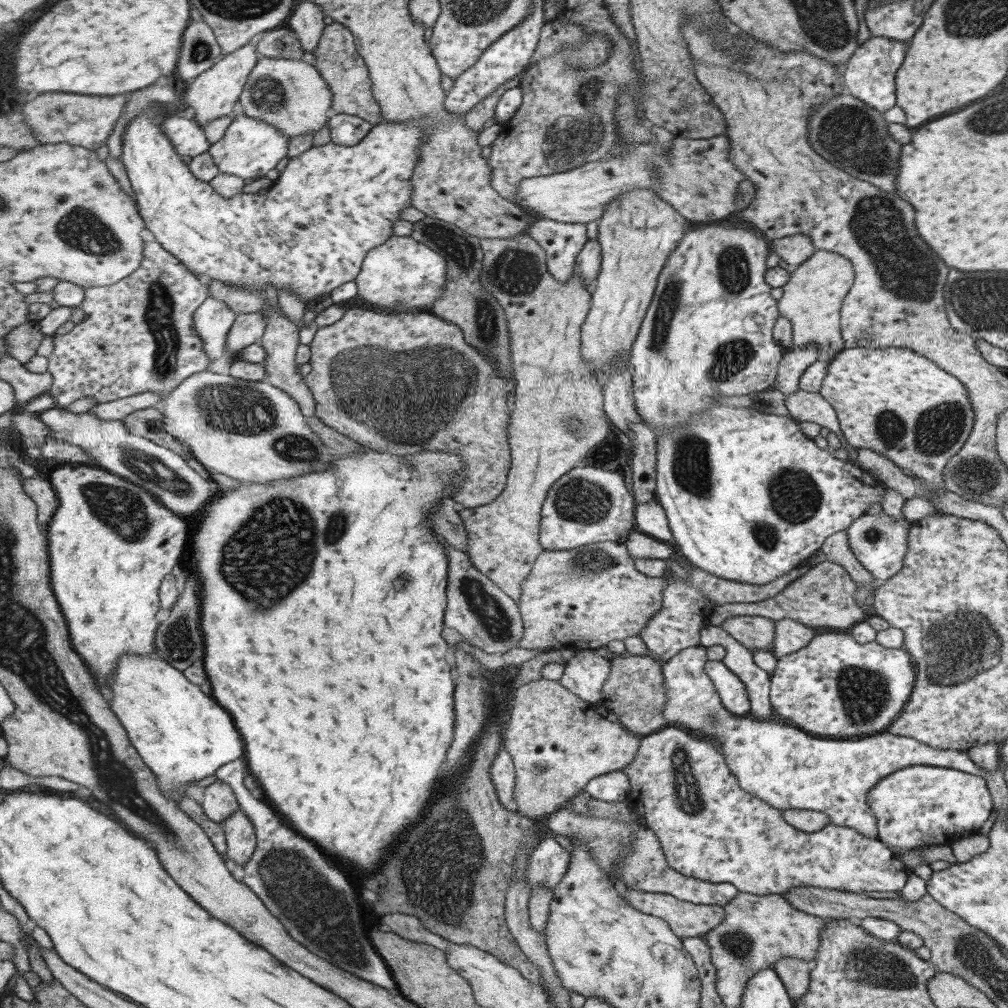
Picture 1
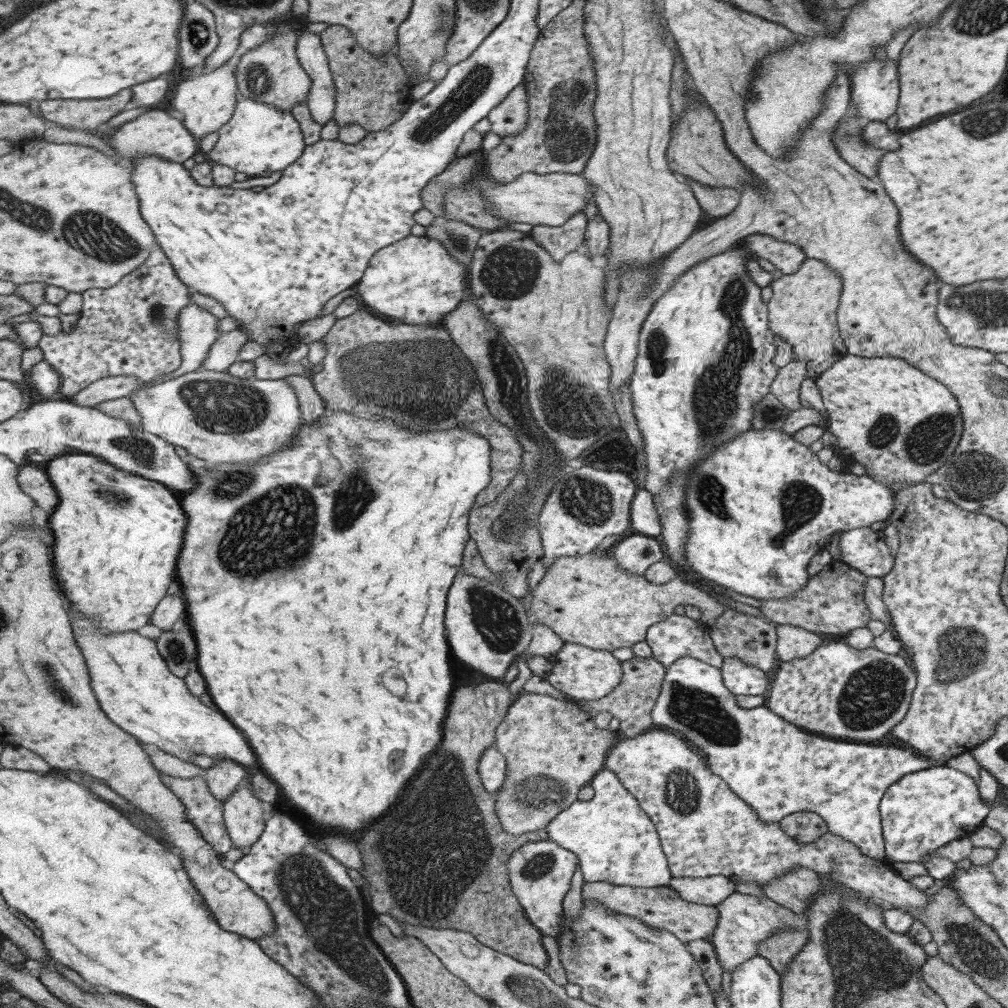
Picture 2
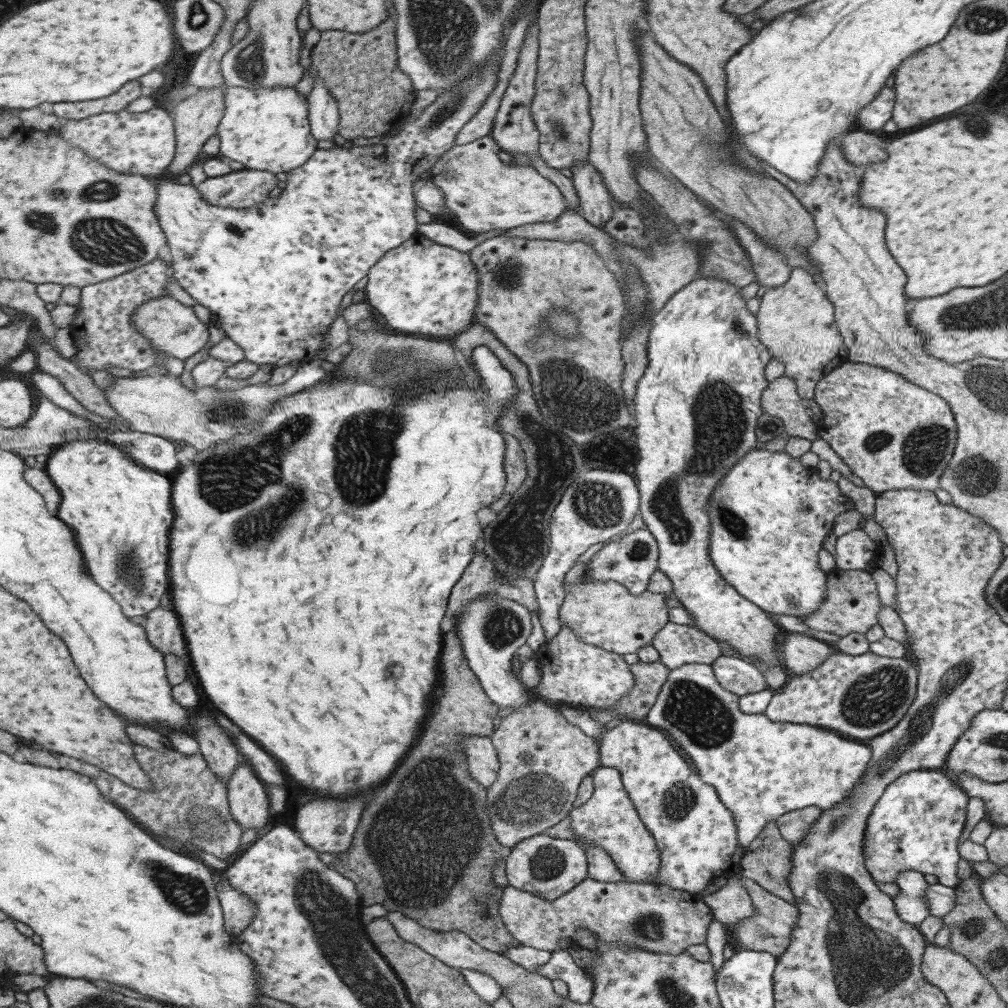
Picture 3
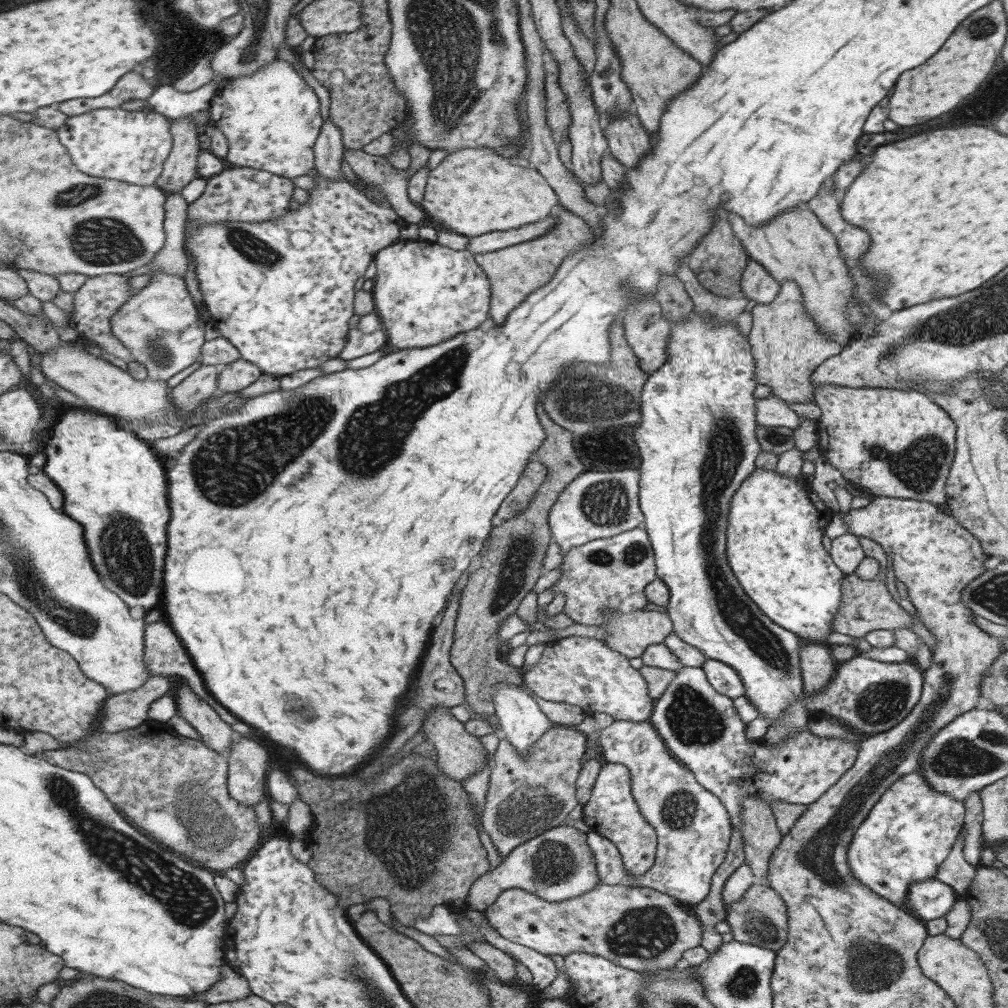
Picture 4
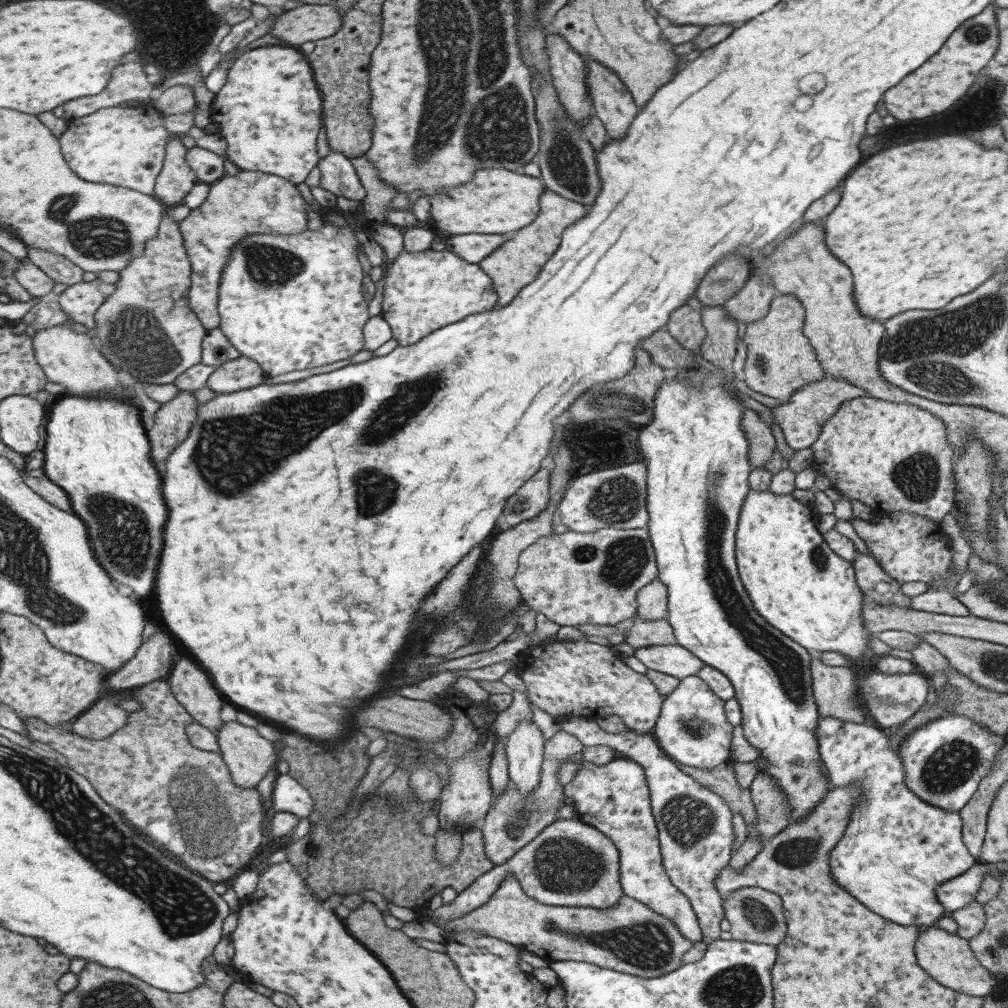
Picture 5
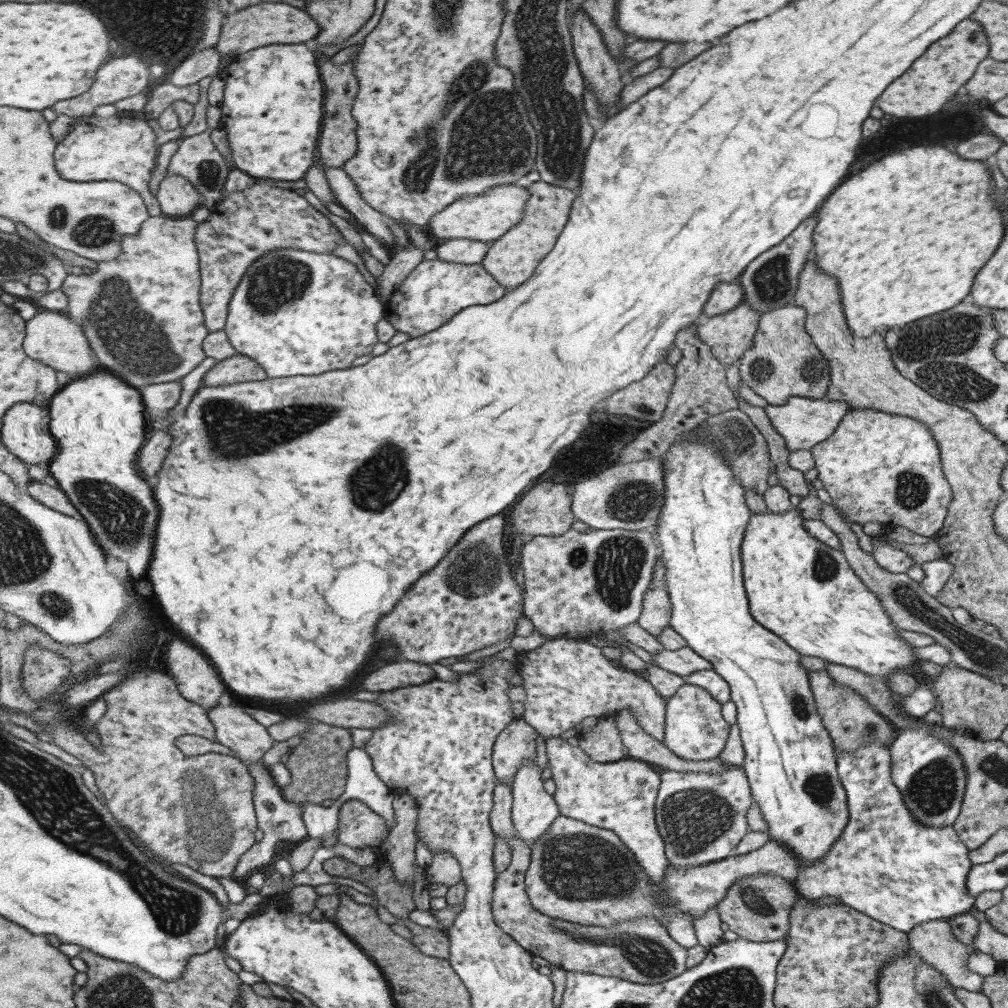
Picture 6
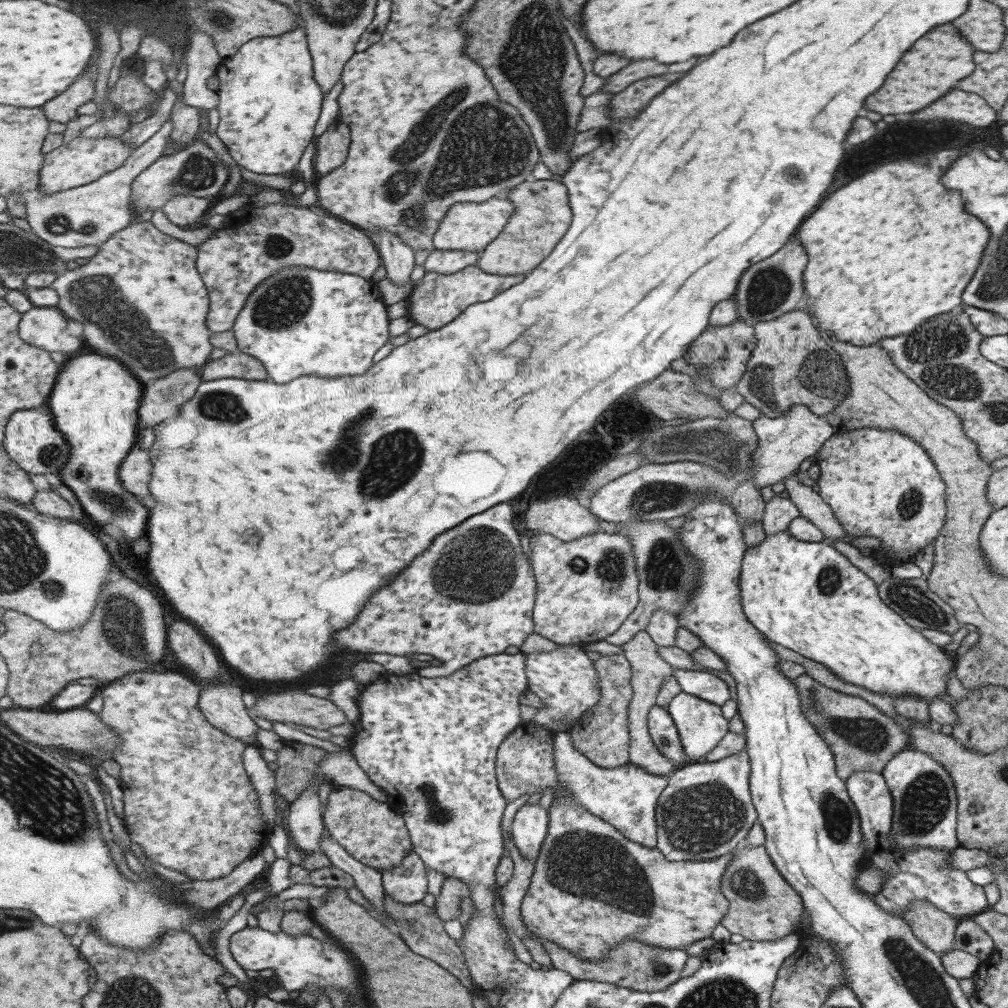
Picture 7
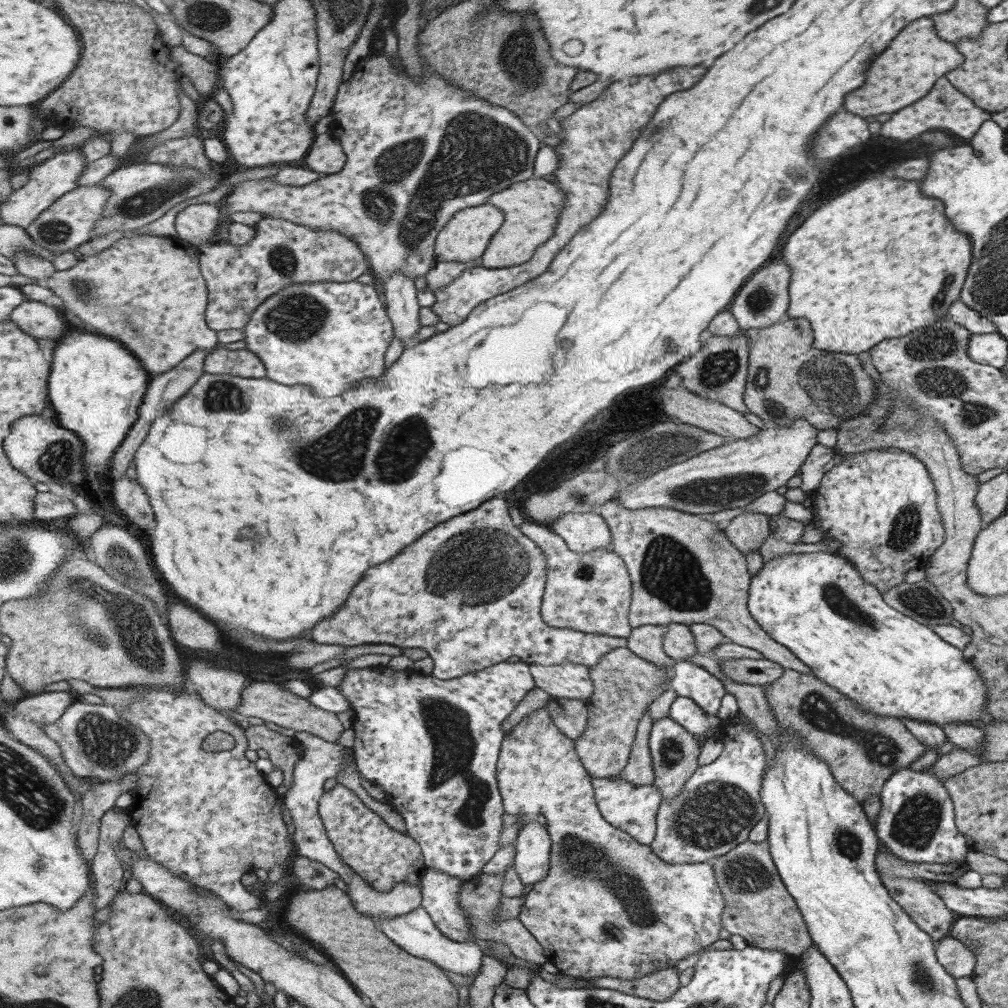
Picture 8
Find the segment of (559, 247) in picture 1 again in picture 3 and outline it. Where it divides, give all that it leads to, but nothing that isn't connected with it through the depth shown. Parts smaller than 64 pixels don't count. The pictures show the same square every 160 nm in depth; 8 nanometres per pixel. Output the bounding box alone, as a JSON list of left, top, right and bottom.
[491,21,579,212]

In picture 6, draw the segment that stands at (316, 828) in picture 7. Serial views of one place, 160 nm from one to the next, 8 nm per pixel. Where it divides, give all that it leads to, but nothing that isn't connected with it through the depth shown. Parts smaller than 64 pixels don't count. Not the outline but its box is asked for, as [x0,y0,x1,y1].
[232,762,309,878]

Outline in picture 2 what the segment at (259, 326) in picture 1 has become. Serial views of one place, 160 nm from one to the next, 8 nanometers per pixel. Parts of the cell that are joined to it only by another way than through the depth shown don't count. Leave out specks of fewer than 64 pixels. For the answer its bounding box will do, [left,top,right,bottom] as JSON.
[201,327,251,372]

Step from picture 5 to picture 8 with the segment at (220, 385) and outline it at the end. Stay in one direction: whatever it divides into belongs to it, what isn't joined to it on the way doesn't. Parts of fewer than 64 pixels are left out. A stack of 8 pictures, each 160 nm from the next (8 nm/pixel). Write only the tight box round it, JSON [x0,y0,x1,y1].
[205,348,268,378]

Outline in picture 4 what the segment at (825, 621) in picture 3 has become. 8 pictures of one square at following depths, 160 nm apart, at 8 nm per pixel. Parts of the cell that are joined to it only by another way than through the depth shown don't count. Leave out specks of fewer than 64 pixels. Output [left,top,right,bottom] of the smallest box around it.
[830,573,913,639]

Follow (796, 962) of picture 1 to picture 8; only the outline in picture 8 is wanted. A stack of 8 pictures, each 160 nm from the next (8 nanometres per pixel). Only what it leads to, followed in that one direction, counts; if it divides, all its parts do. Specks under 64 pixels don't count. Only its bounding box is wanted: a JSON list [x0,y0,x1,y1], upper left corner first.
[709,839,812,958]

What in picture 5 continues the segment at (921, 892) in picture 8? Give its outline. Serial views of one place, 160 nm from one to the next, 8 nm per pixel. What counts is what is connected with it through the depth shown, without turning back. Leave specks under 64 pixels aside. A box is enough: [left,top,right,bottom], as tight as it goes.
[914,924,998,997]

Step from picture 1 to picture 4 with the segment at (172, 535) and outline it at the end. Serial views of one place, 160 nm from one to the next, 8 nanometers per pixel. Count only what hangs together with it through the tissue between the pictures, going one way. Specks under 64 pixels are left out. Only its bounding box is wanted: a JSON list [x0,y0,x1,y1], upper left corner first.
[42,407,171,608]

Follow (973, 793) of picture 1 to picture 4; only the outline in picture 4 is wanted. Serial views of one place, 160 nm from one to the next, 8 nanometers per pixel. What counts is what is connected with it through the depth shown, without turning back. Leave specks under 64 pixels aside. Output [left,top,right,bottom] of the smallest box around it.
[846,773,964,912]

